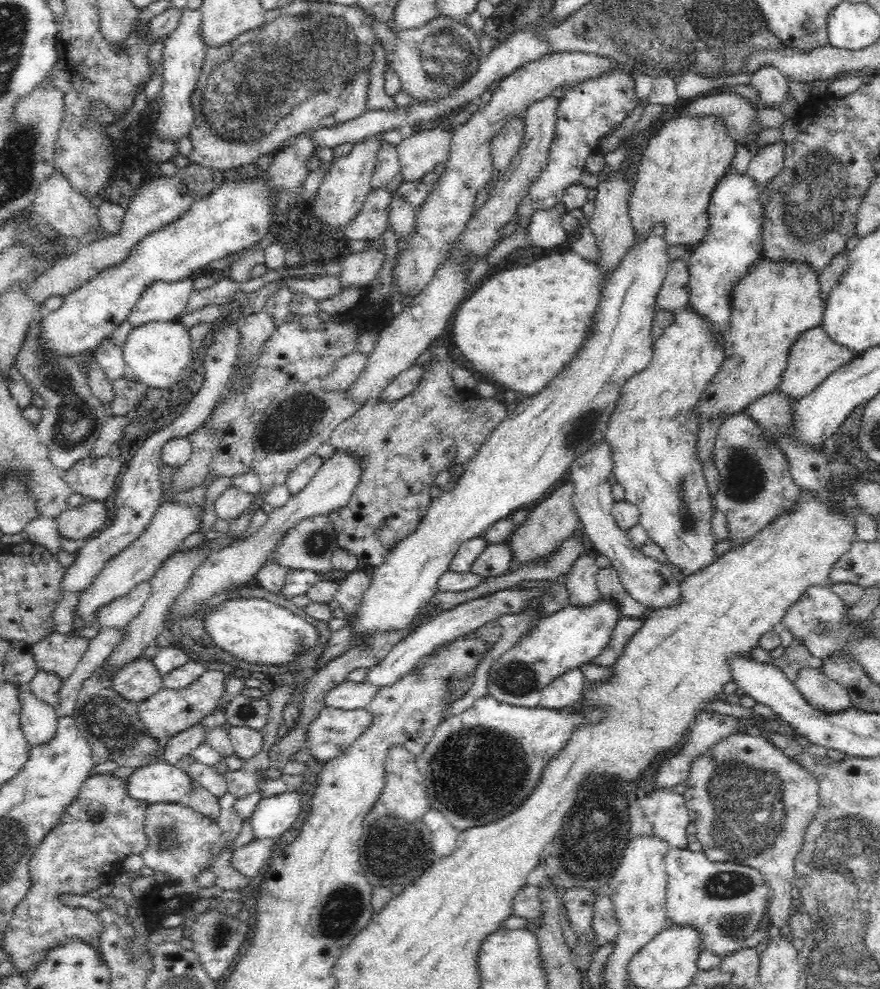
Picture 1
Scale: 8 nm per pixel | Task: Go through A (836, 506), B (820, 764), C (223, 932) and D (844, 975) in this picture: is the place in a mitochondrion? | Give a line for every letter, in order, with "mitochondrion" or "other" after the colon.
A: other
B: other
C: mitochondrion
D: mitochondrion

